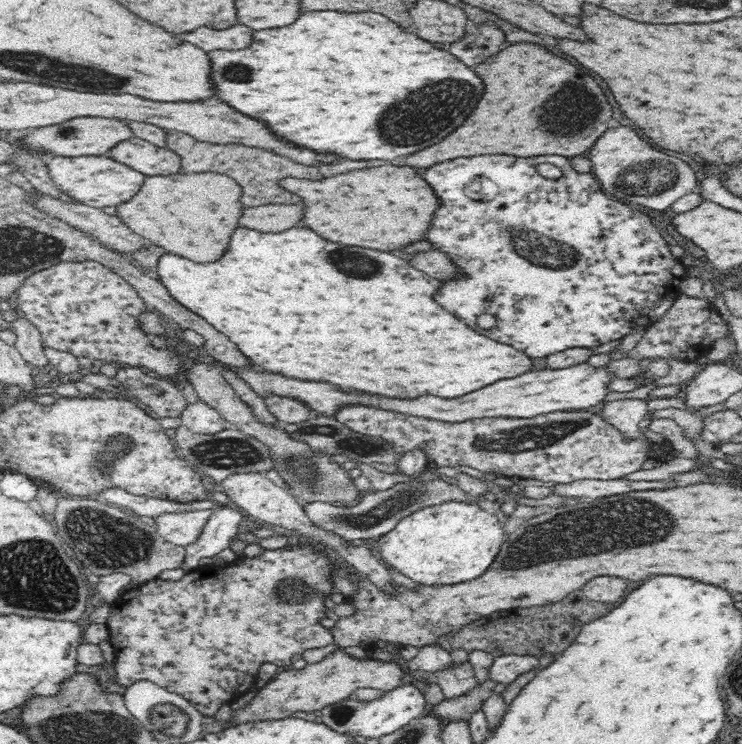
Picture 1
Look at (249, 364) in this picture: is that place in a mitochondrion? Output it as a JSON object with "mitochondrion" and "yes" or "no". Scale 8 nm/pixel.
{"mitochondrion":"no"}

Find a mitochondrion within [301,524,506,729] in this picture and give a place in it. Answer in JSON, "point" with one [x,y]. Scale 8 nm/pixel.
{"point":[342,714]}

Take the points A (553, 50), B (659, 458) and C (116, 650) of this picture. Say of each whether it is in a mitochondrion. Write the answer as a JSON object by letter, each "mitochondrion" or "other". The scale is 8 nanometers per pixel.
{"A":"other","B":"other","C":"other"}

